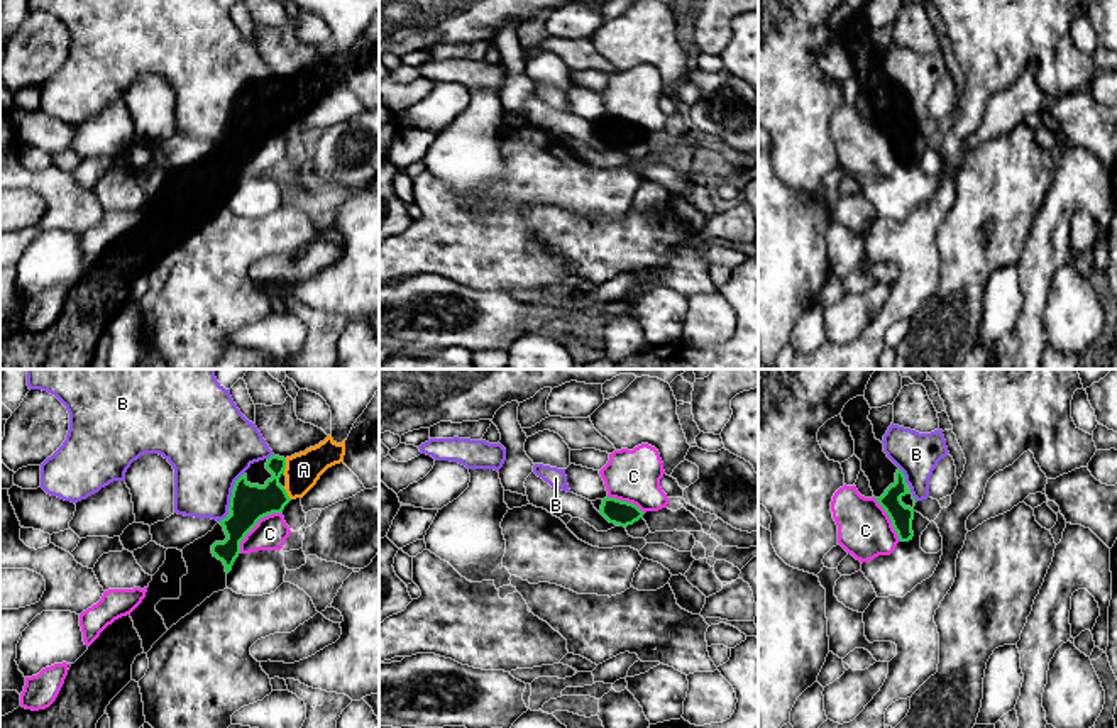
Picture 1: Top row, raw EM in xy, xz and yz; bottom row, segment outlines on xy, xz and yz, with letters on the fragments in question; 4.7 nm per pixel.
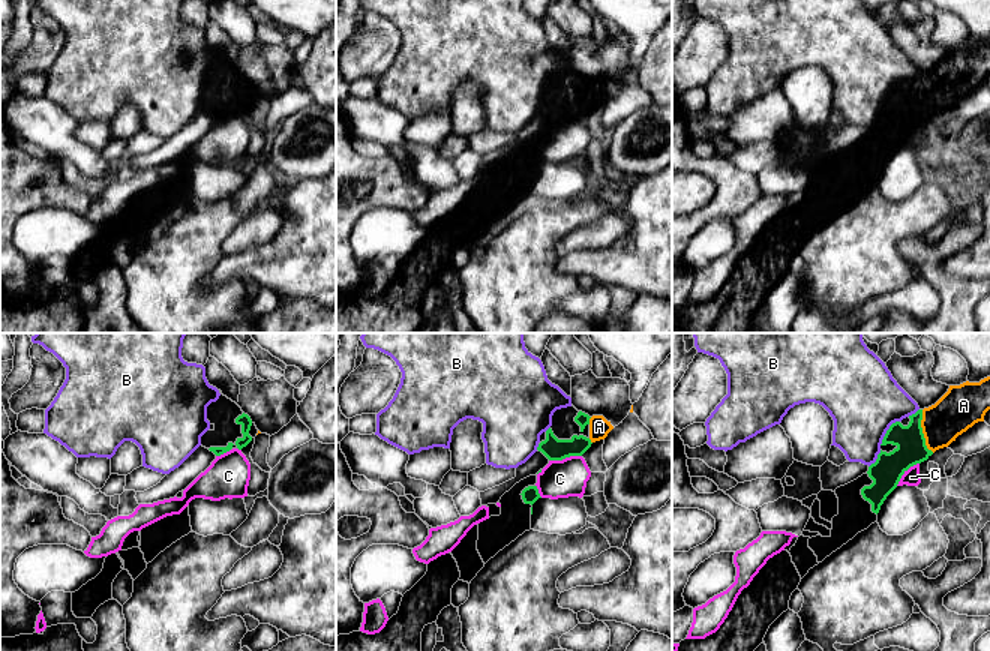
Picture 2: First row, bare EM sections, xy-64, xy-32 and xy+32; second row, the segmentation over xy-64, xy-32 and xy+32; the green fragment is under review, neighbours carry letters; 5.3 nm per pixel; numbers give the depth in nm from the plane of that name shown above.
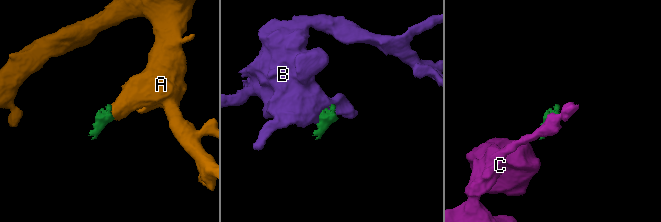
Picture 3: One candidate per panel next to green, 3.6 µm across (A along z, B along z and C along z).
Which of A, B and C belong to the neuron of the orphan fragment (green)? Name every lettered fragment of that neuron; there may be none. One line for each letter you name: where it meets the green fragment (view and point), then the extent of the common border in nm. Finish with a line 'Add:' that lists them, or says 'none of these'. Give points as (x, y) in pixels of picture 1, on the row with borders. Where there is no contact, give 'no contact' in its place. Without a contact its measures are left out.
A: xy (285, 466) | 70 nm
Add: A

